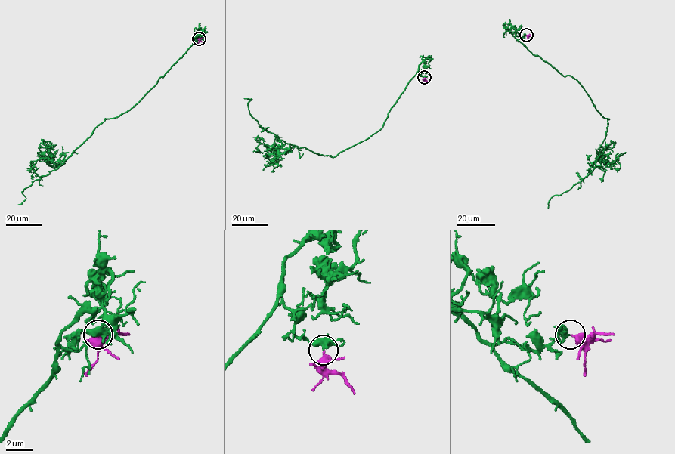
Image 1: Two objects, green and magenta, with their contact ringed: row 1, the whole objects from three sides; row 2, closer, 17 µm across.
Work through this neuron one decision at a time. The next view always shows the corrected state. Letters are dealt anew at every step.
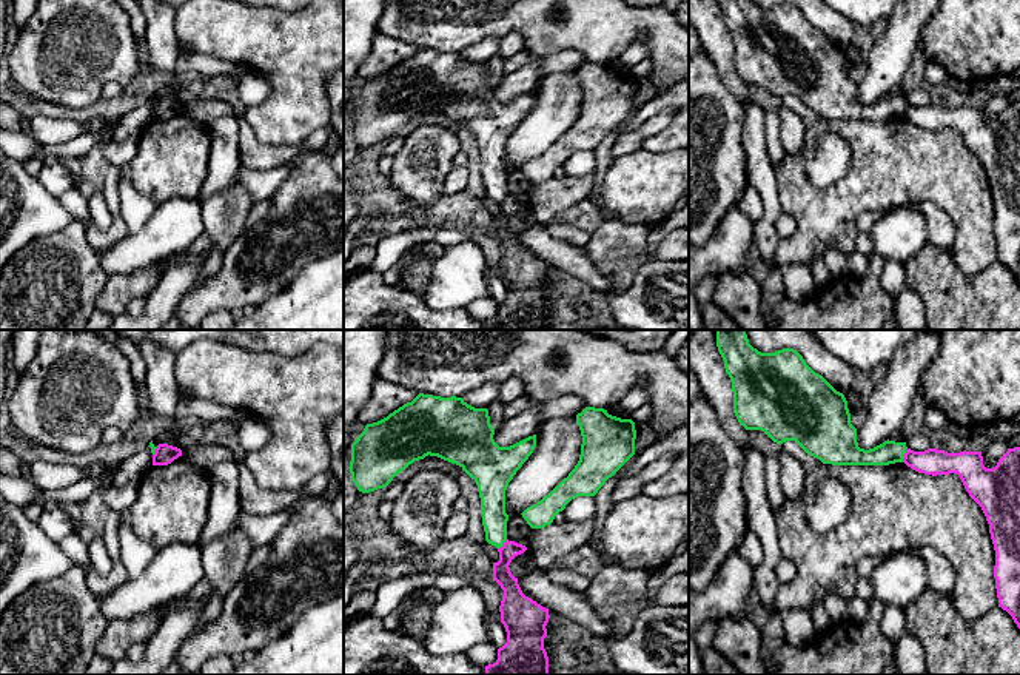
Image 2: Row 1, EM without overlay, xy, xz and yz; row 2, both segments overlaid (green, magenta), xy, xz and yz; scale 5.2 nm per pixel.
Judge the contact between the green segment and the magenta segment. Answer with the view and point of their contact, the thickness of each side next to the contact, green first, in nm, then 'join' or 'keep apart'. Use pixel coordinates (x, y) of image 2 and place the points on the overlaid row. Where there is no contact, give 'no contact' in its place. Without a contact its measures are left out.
yz (903, 455) | 120/140 nm | keep apart

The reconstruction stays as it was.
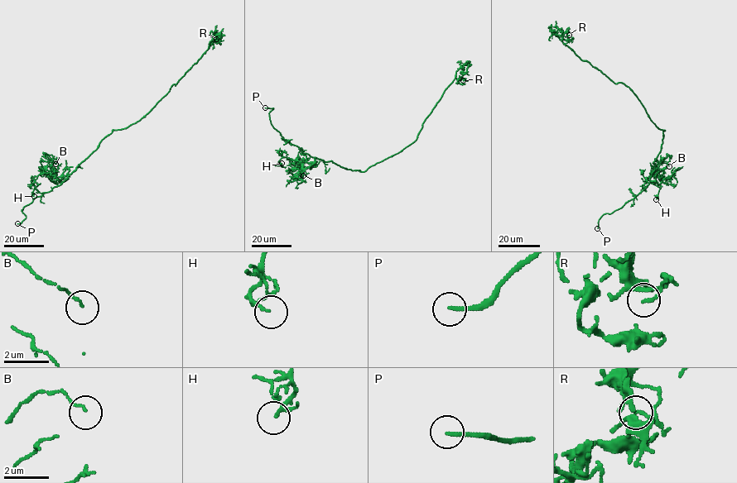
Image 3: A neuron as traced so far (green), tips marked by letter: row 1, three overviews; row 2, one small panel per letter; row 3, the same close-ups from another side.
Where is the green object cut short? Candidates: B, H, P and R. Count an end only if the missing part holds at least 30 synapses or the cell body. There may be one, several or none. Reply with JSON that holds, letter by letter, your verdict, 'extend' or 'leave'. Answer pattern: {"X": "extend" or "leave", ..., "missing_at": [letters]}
{"B": "leave", "H": "leave", "P": "extend", "R": "leave", "missing_at": ["P"]}

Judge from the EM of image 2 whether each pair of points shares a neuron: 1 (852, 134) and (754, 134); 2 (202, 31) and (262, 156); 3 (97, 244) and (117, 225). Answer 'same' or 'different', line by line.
1: different
2: different
3: same

